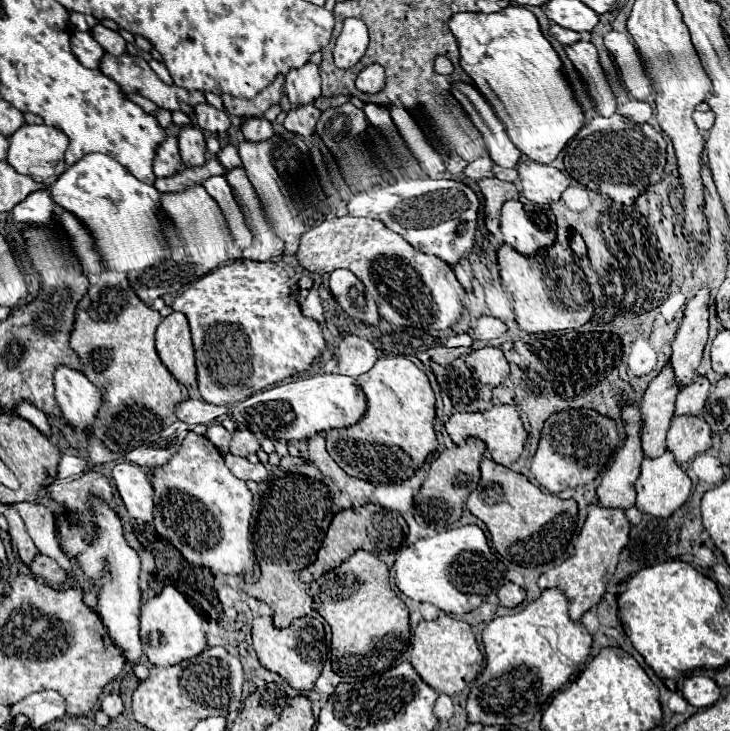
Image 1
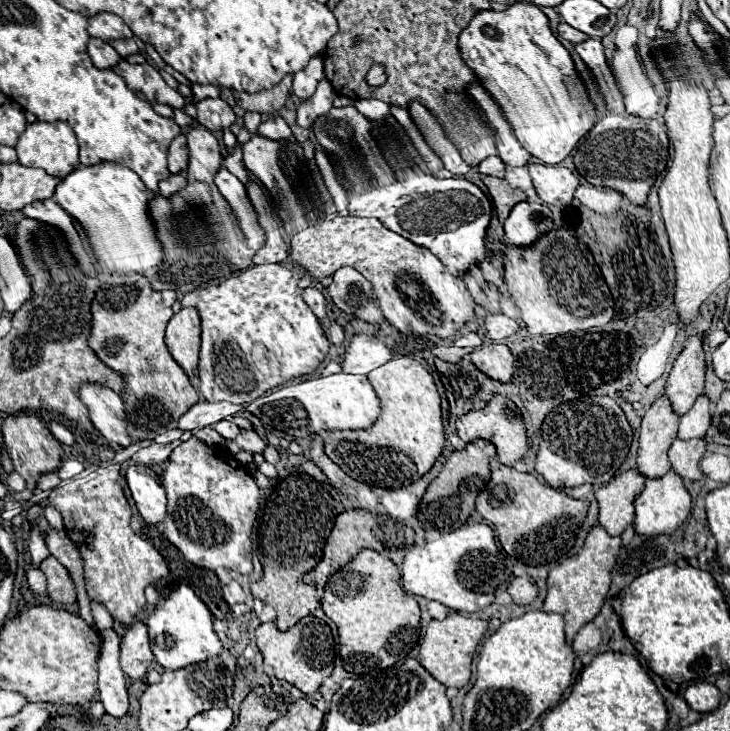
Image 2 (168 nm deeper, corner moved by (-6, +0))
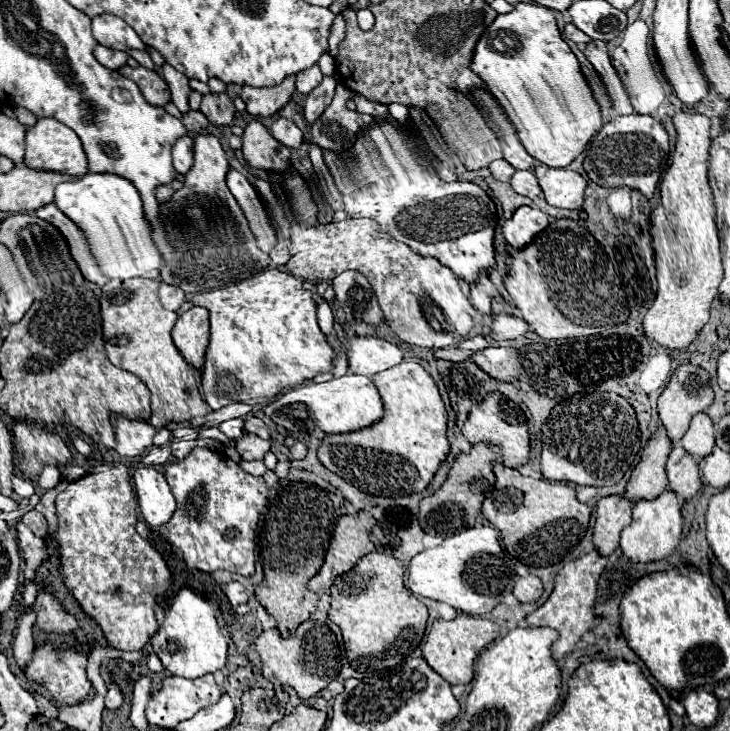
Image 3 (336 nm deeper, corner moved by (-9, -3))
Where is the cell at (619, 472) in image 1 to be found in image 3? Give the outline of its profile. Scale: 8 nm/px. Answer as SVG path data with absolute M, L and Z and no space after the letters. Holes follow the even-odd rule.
M624 493L606 495L596 503L594 545L602 555L610 555L618 543L620 533L632 521L632 501Z

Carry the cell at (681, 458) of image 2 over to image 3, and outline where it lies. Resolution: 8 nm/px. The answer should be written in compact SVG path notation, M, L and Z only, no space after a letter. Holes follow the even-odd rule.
M680 443L674 445L666 463L666 471L670 481L668 489L682 495L684 499L692 499L700 491L702 479L698 471L698 461Z

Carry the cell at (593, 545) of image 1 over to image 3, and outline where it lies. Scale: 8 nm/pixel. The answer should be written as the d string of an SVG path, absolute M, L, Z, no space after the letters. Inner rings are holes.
M594 549L586 555L582 555L580 559L566 563L556 575L554 591L548 597L548 601L526 617L528 625L532 625L532 627L544 627L546 625L546 627L552 627L560 633L560 639L552 645L554 659L562 659L568 653L572 653L576 643L580 641L580 637L588 629L592 629L592 623L596 617L594 615L594 603L596 603L596 595L598 595L598 579L606 569L606 561L608 561L608 557L602 557L598 553L598 549Z

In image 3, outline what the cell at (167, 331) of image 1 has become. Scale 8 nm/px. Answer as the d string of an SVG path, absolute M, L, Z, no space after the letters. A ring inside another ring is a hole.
M192 307L182 313L172 329L172 341L176 349L198 371L204 363L208 333L208 311L204 307Z

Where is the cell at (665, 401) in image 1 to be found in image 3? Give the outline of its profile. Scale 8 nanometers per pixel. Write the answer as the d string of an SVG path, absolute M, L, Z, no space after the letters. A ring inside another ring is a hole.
M660 425L648 439L640 463L634 467L632 477L626 485L626 497L632 501L654 499L668 487L666 459L672 451L672 439L666 429Z

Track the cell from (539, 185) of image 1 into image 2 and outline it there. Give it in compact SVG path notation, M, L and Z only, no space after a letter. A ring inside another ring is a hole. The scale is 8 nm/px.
M527 164L533 178L533 186L545 204L568 206L573 192L579 186L579 178L563 166Z

